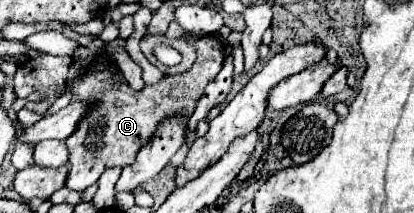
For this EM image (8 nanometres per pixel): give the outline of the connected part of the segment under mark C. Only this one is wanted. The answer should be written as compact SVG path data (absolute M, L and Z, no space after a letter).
M212 35L200 37L190 43L194 43L198 51L198 59L190 71L164 77L156 85L146 85L140 93L132 91L124 81L122 85L118 85L118 89L110 89L110 93L102 97L102 105L98 105L98 109L94 109L94 113L90 113L86 121L82 121L78 133L66 139L66 145L70 149L70 173L66 179L68 189L84 191L92 183L96 183L106 169L130 165L130 161L134 161L134 153L138 153L138 149L146 145L146 141L150 141L150 133L154 133L154 125L158 125L162 117L168 117L170 113L192 115L206 85L214 81L214 77L222 69L224 45Z

